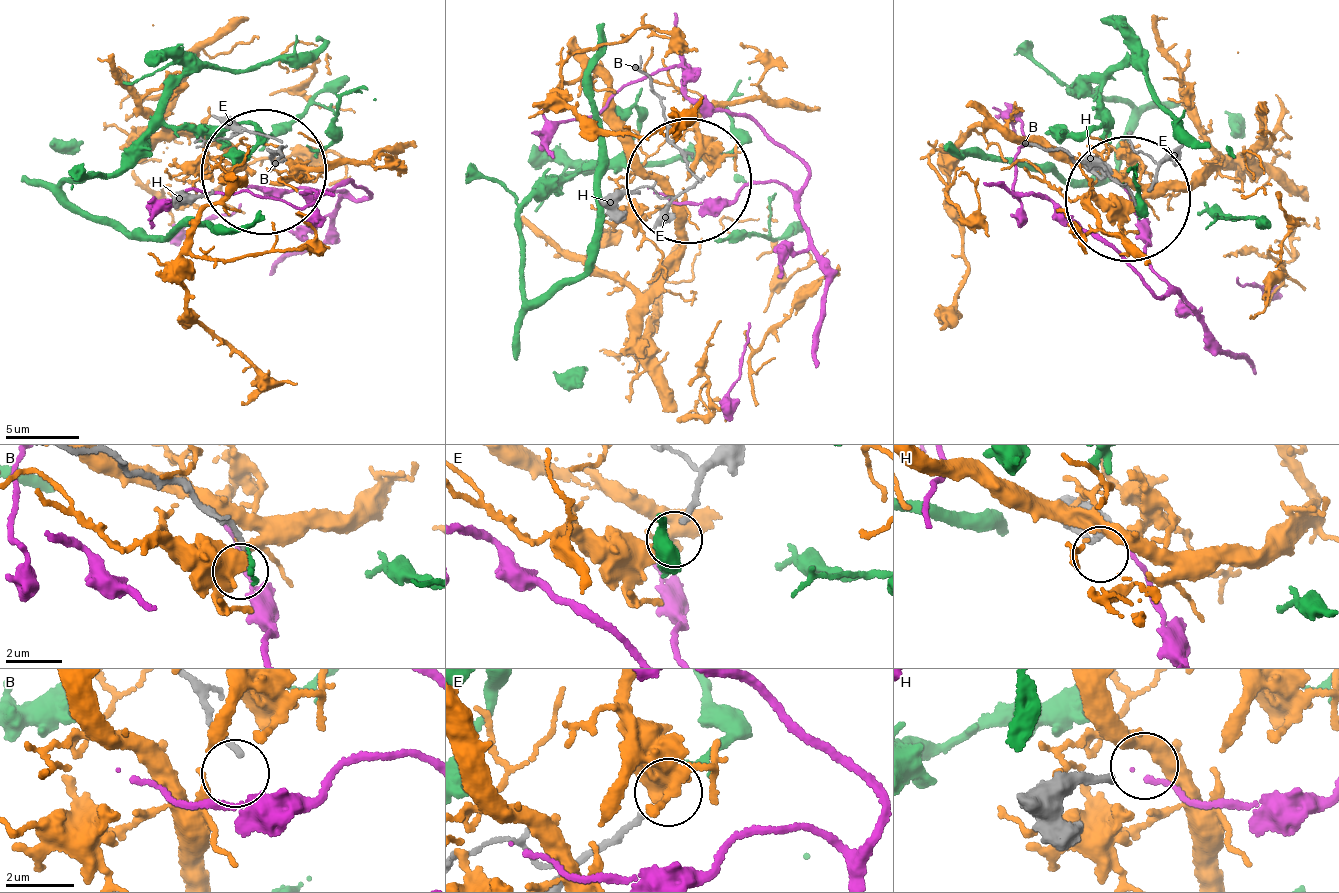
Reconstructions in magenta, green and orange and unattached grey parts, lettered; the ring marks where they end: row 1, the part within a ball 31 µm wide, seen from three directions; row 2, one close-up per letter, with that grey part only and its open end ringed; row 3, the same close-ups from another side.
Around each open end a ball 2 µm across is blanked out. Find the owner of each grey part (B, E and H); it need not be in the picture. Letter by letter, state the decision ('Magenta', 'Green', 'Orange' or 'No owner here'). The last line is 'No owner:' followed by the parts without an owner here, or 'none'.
B: No owner here
E: Green
H: No owner here
No owner: B, H

